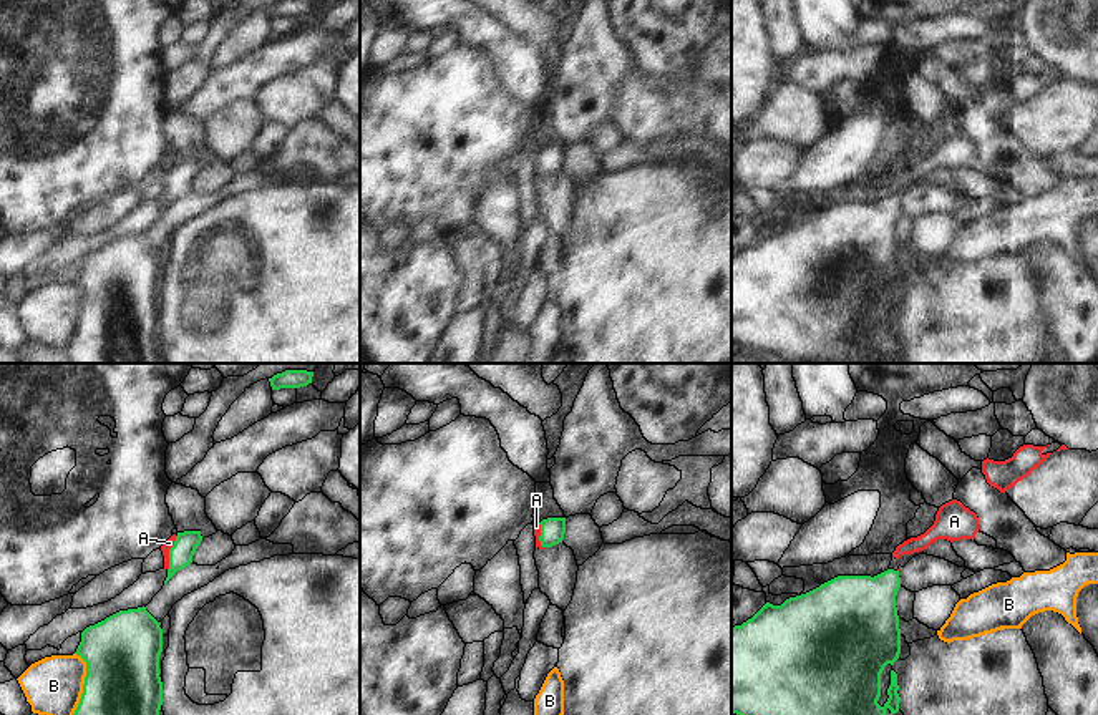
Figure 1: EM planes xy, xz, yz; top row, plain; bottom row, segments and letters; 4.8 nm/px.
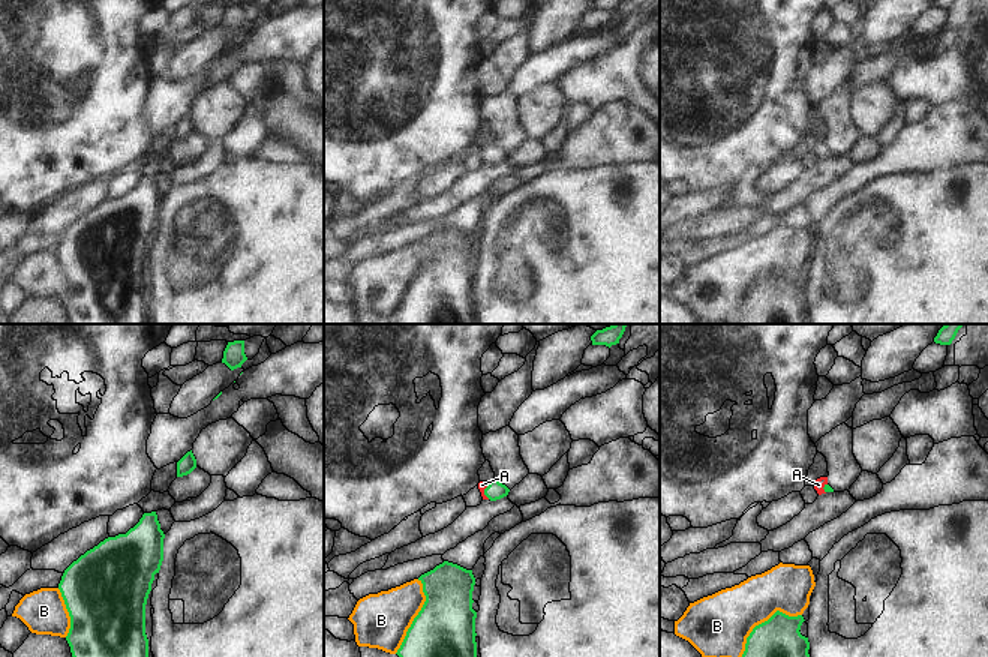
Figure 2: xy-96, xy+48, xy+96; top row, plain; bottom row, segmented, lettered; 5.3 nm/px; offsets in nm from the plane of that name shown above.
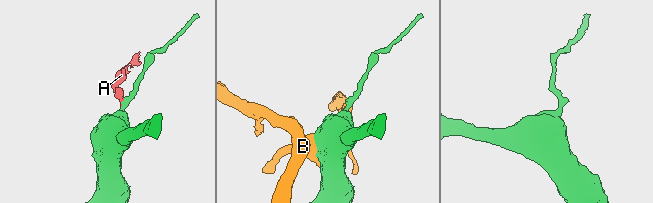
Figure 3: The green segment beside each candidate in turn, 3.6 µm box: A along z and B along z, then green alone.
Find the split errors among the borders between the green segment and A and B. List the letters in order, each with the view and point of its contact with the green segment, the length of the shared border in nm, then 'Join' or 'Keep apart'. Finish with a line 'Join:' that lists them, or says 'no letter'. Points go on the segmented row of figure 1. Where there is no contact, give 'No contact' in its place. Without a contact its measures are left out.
A: Touches green at xy (170, 553). Shared border 170 nm. Join
B: Touches green at xy (83, 684). Shared border 300 nm. Keep apart
Join: A

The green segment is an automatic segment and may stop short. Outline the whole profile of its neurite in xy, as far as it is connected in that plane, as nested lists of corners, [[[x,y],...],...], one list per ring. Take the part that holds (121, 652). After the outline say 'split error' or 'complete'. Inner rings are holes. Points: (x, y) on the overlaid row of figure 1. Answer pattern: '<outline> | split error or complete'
[[[143,606],[81,632],[75,654],[86,662],[86,677],[73,715],[159,715],[159,624]]] | complete

